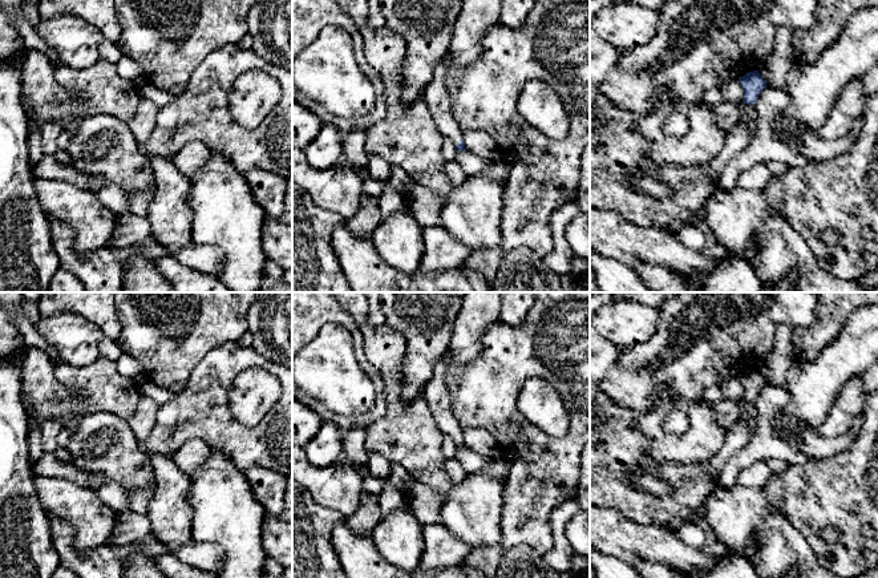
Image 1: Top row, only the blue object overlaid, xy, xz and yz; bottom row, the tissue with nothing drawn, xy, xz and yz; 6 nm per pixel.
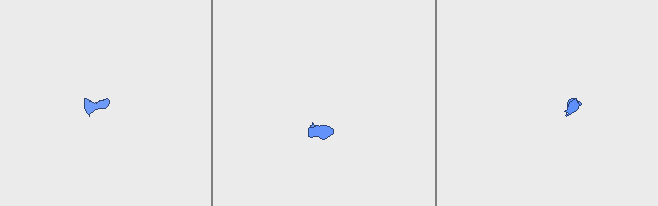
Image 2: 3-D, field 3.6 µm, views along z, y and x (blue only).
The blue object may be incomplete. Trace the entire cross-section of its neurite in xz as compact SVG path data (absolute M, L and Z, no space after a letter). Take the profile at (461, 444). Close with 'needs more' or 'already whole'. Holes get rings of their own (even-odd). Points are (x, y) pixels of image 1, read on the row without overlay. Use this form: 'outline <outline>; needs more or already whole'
outline M448 349L440 357L433 368L432 379L424 388L424 399L434 417L437 427L442 434L450 436L457 449L465 448L462 437L462 427L452 412L450 396L446 387L448 365L453 360L452 352Z; needs more

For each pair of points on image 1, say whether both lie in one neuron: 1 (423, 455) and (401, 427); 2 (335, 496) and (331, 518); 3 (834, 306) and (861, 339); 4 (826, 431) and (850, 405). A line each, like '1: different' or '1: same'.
1: same
2: different
3: different
4: same

